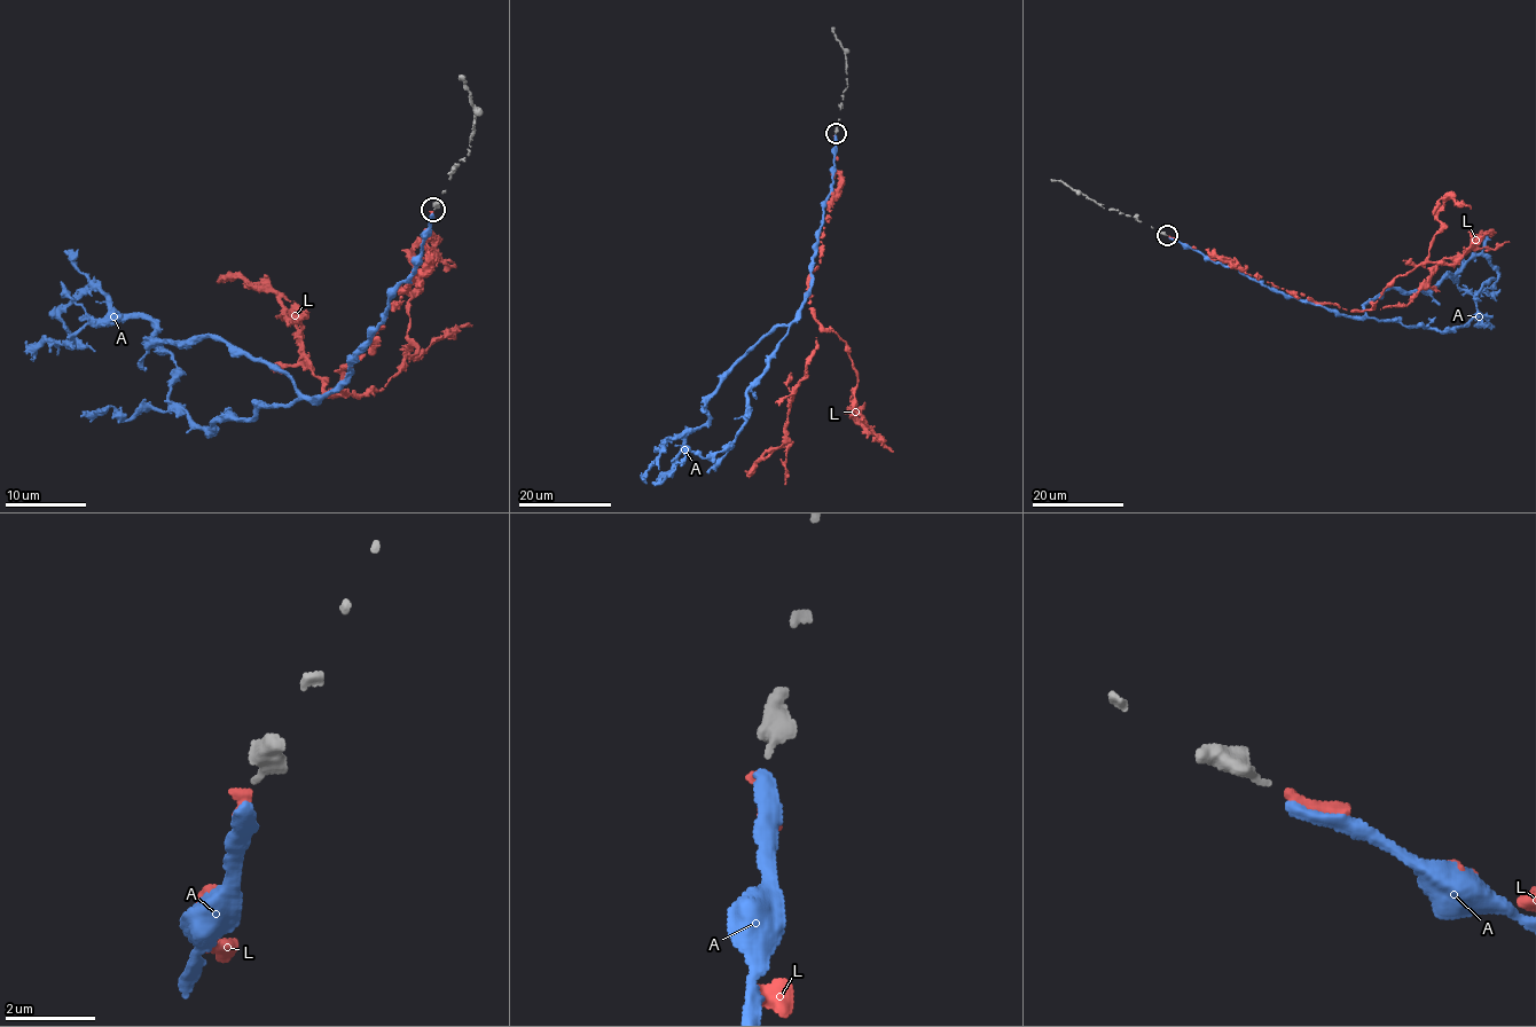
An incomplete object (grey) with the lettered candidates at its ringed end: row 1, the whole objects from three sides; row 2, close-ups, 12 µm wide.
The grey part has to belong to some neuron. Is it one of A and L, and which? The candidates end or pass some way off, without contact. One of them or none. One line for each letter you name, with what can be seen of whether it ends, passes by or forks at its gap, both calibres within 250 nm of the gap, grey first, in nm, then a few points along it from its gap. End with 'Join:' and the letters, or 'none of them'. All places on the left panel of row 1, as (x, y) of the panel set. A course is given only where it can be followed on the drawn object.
L: it ends there; 320 nm thick on the grey side, 260 nm on the other; it runs (432, 211), (428, 263), (339, 391), (378, 391), (416, 351), (414, 249), (430, 241), (443, 272)
Join: L

